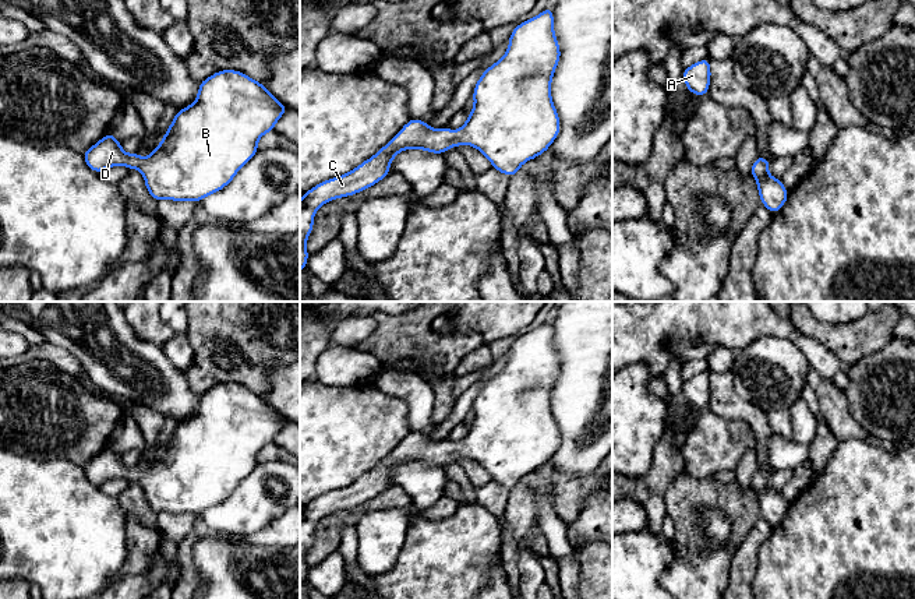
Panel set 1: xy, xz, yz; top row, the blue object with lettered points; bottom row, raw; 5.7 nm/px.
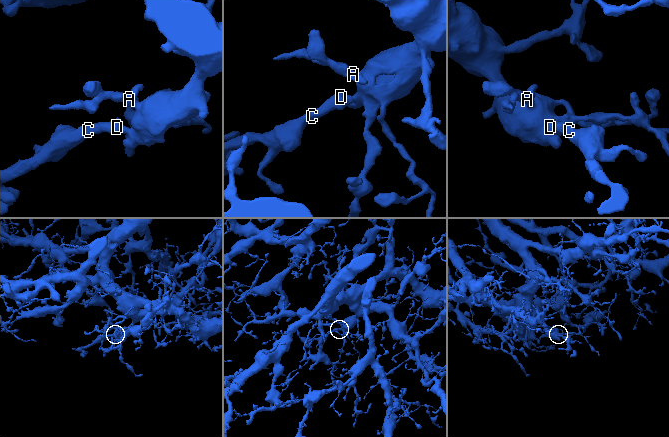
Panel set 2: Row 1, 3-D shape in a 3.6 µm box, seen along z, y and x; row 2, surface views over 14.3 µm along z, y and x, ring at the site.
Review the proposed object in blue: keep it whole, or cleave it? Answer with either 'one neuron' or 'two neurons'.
one neuron

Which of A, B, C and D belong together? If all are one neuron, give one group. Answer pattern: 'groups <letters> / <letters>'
groups A B C D

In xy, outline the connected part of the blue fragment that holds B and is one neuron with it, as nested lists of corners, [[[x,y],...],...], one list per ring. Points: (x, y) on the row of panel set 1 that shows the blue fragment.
[[[220,70],[199,81],[197,99],[176,116],[159,142],[145,159],[126,154],[121,144],[107,133],[89,149],[82,152],[86,166],[100,173],[117,165],[130,170],[139,169],[146,191],[155,201],[192,201],[220,191],[237,172],[259,151],[258,140],[273,131],[276,121],[289,110],[259,81],[237,70]]]

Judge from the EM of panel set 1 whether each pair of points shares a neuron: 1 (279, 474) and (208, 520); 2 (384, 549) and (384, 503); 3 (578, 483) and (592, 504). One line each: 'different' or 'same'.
1: same
2: different
3: different

